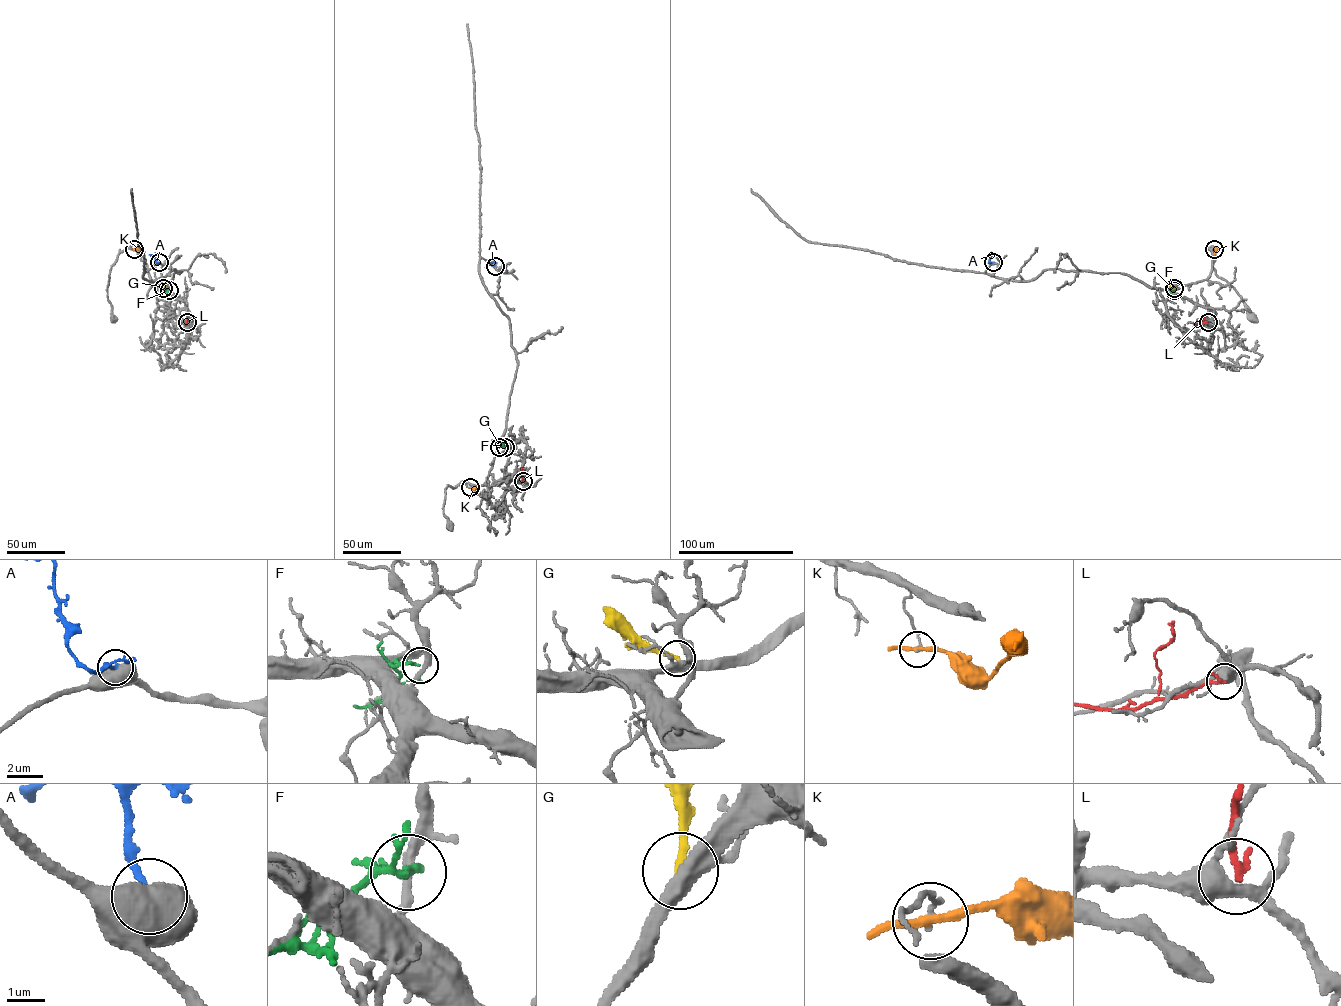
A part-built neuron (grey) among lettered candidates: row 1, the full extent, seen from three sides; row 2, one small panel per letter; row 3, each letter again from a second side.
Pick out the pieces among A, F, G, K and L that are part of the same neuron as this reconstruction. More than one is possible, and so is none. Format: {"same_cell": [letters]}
{"same_cell": []}

